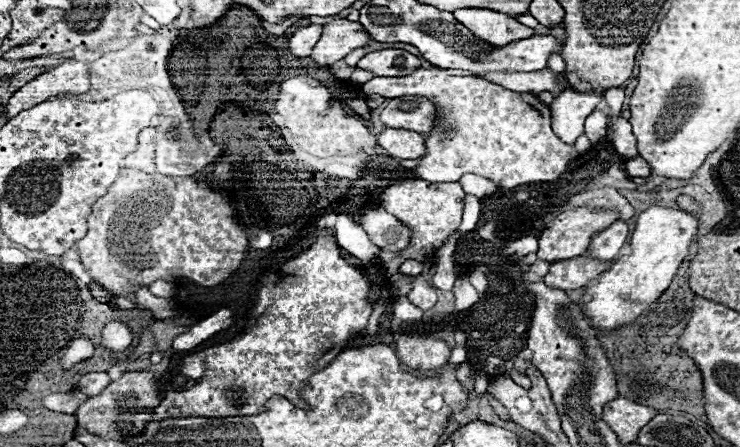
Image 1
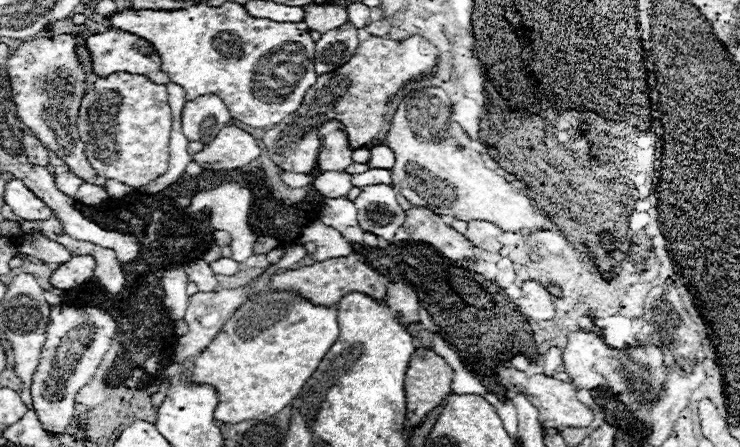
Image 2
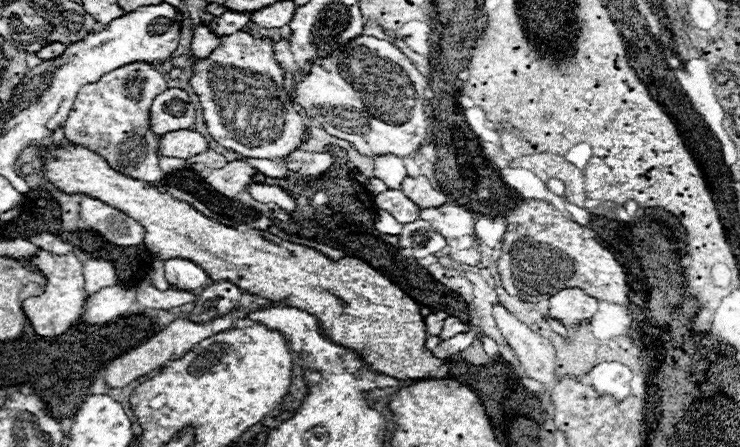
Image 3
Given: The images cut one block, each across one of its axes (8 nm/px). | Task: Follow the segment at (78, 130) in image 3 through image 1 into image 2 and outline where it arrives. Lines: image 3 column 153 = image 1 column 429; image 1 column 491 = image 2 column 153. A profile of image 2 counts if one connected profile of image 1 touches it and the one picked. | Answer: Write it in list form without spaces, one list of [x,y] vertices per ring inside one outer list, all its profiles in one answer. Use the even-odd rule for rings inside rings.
[[[118,72],[110,74],[108,78],[100,78],[94,86],[86,92],[80,102],[80,116],[78,116],[78,132],[82,142],[86,144],[86,156],[90,164],[108,180],[118,180],[122,184],[140,188],[150,180],[162,176],[168,170],[168,142],[170,142],[172,118],[168,106],[168,92],[164,84],[154,84],[146,76]]]

